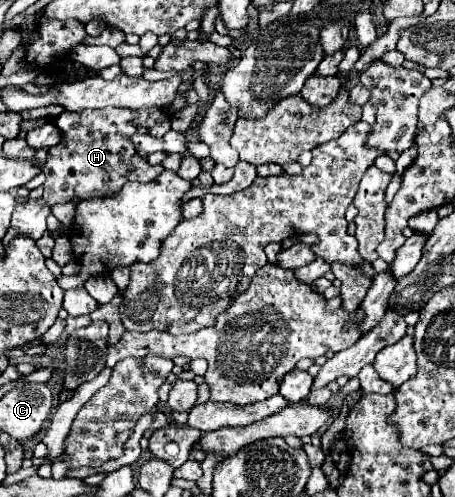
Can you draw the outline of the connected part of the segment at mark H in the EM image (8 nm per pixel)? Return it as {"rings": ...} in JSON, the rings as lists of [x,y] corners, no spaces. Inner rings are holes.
{"rings":[[[115,107],[79,113],[63,111],[55,123],[63,131],[63,139],[49,149],[47,163],[43,165],[43,173],[47,175],[43,183],[43,199],[49,205],[69,203],[75,197],[85,199],[89,195],[113,195],[113,191],[119,191],[129,181],[149,183],[163,171],[161,165],[151,167],[147,159],[141,159],[133,151],[129,139],[135,133],[149,133],[155,137],[165,135],[171,129],[167,109],[165,113],[157,107],[153,111],[125,111]]]}

